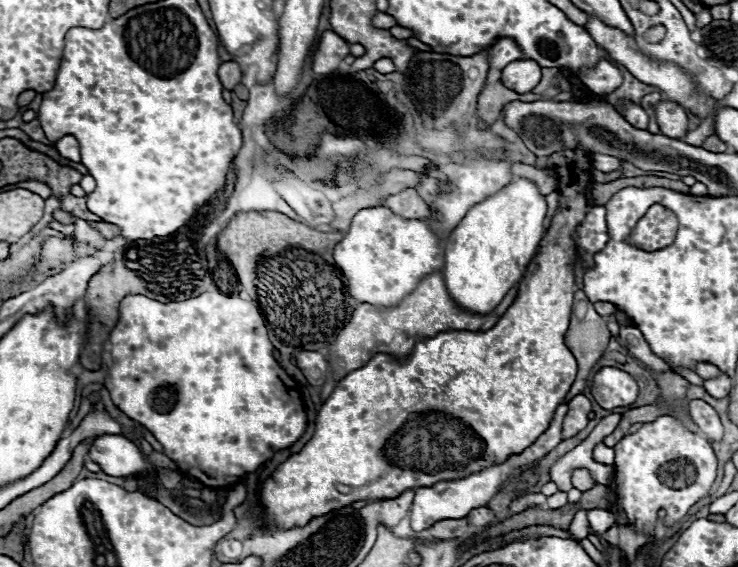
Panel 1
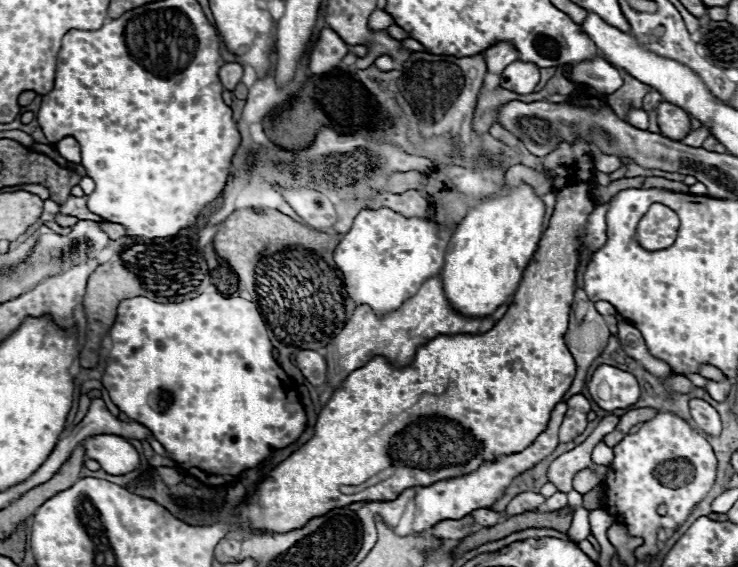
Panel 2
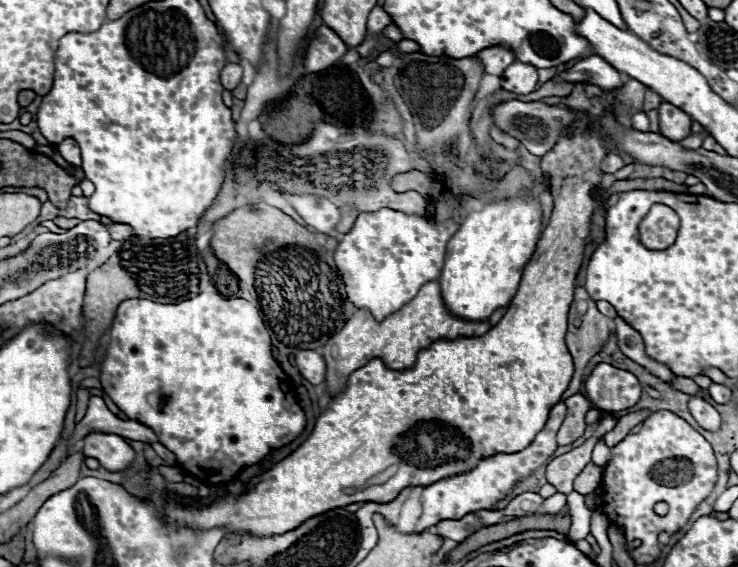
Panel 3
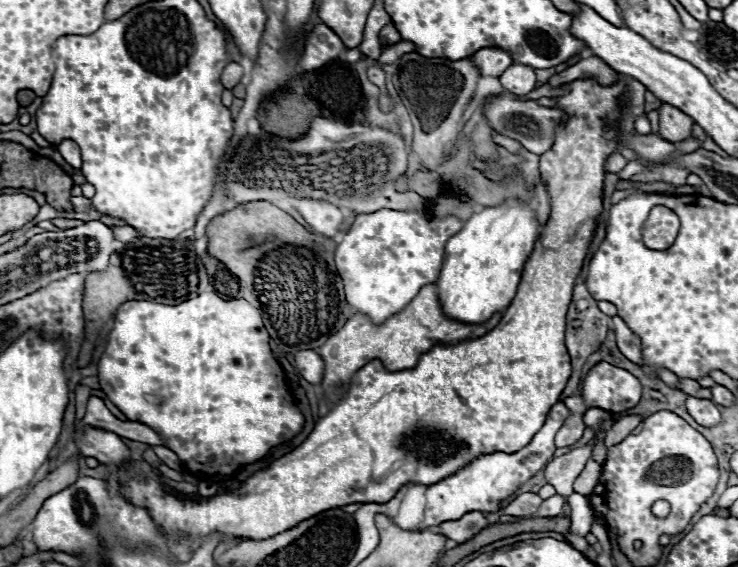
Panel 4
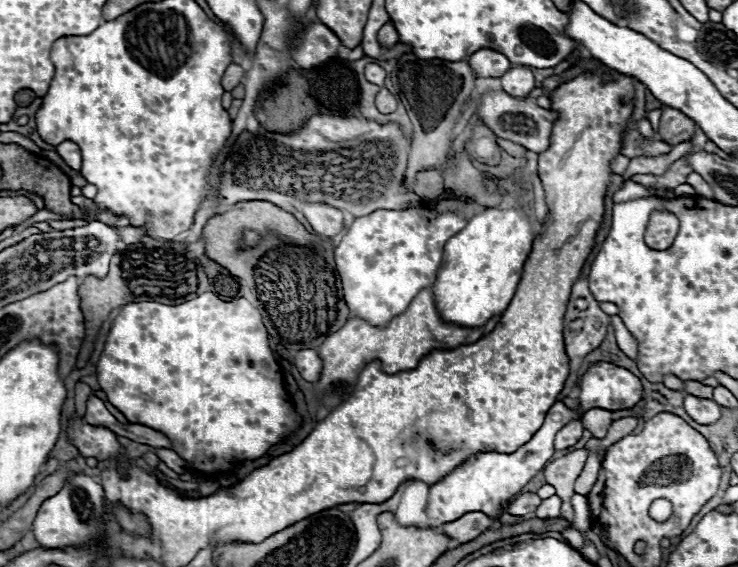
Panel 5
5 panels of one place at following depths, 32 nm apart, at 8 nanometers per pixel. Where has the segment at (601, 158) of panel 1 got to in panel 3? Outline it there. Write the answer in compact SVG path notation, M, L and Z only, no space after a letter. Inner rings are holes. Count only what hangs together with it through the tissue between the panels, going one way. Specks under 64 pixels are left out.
M608 154L606 160L602 162L602 170L604 170L604 172L610 172L610 174L618 172L622 166L624 166L624 160L622 160L622 156L618 156L618 154Z

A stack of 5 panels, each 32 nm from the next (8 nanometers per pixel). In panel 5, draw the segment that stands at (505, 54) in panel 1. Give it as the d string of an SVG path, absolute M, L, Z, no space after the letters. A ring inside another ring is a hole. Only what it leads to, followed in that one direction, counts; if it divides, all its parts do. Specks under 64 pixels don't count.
M478 50L468 58L468 64L476 78L500 78L510 68L508 58L496 50Z

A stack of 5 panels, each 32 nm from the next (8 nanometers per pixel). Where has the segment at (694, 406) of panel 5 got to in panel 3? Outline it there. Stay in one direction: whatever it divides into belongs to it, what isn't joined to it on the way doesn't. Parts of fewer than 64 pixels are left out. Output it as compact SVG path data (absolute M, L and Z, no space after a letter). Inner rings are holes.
M692 396L688 400L688 410L704 430L718 430L720 428L720 414L710 402Z

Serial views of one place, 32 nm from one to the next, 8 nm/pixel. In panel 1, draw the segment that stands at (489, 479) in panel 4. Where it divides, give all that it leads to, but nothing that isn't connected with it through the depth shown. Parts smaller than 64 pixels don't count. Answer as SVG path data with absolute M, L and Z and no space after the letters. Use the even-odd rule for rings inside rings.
M560 404L556 408L556 412L554 412L554 418L552 418L548 430L530 448L526 448L522 454L514 454L514 456L506 458L504 462L486 466L480 472L474 472L474 474L470 474L466 478L460 478L460 480L446 480L446 482L436 482L434 486L428 486L428 488L418 488L416 490L416 498L414 498L414 508L412 508L412 528L414 528L414 532L426 530L432 524L436 524L438 520L448 520L448 518L458 520L458 518L464 518L464 516L468 516L470 510L486 506L496 494L500 494L500 490L510 480L510 476L516 474L516 470L520 470L524 466L534 466L550 450L554 450L560 444L560 430L562 430L564 414L566 414L566 404Z

